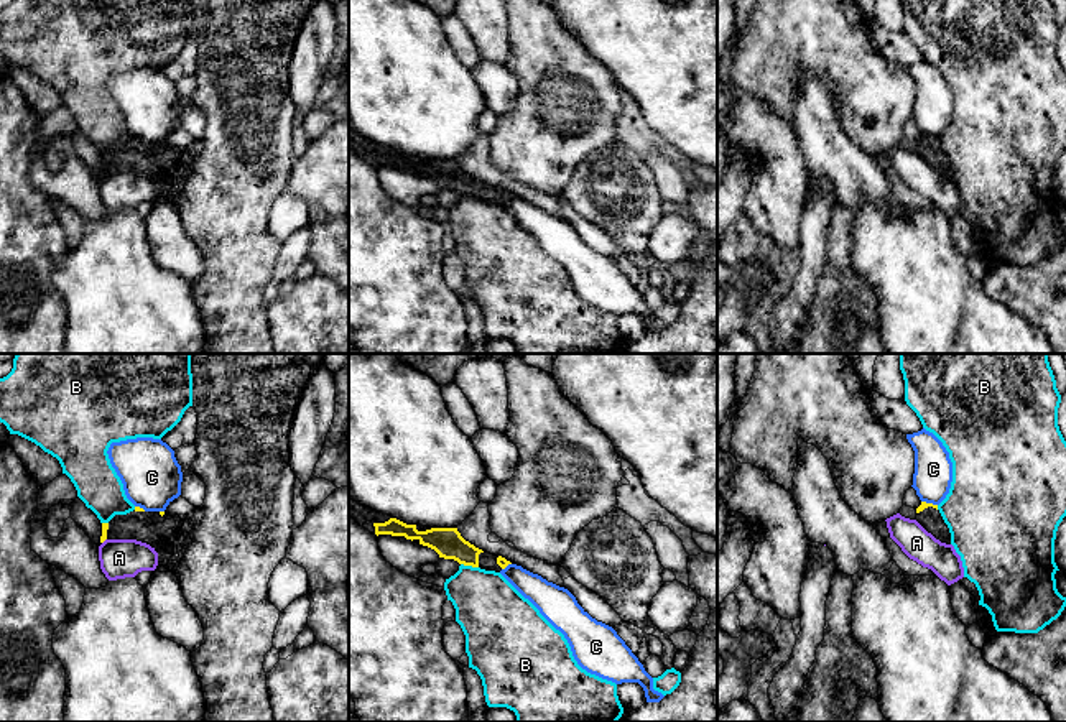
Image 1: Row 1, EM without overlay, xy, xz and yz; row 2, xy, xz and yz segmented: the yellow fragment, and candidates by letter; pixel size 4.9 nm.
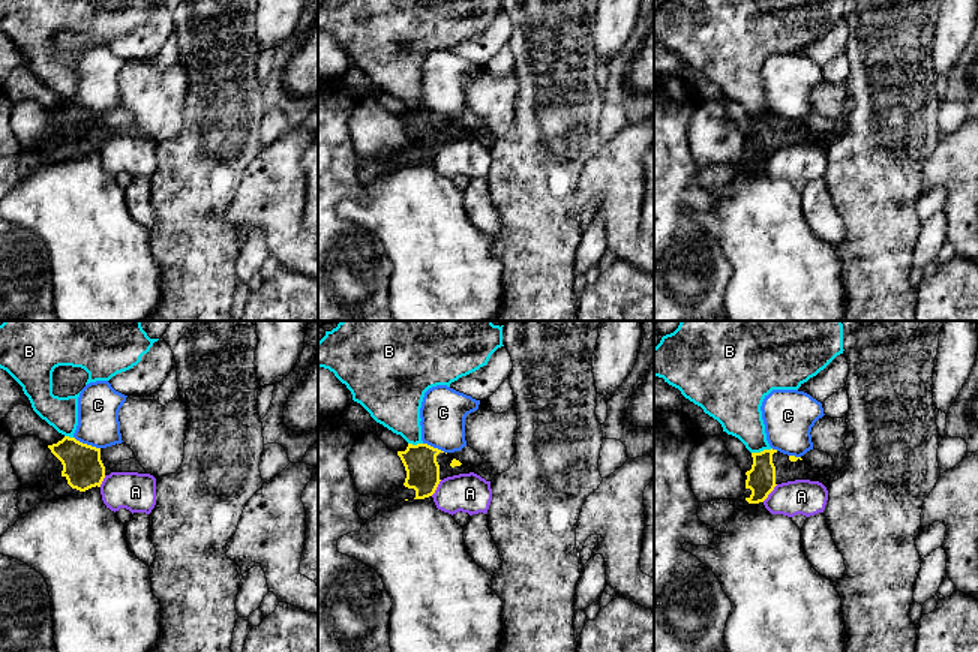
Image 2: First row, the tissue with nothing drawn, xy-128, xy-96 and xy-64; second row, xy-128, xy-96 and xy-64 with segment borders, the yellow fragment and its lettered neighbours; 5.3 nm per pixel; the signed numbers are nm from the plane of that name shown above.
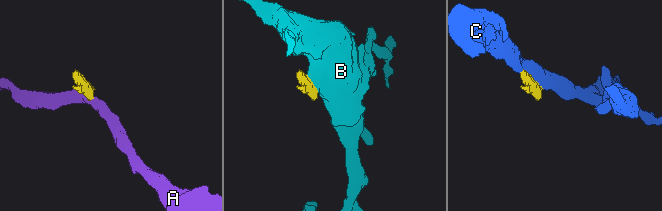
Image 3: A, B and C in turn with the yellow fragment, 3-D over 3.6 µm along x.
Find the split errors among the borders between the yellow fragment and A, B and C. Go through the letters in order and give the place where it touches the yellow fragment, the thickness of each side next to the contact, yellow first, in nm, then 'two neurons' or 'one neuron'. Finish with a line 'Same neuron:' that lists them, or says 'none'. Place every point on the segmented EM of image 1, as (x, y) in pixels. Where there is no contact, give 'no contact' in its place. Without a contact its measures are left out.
A: xy (104, 540) | 30/190 nm | two neurons
B: xz (469, 564) | 150/320 nm | two neurons
C: yz (930, 504) | 40/190 nm | two neurons
Same neuron: none

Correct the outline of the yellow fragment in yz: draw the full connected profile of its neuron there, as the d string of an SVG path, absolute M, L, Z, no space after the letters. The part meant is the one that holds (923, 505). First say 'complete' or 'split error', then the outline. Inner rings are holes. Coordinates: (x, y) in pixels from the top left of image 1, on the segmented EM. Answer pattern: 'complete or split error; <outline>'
split error; M921 502L921 505L916 508L916 521L931 533L936 539L941 543L951 544L951 533L948 525L944 523L938 505Z

